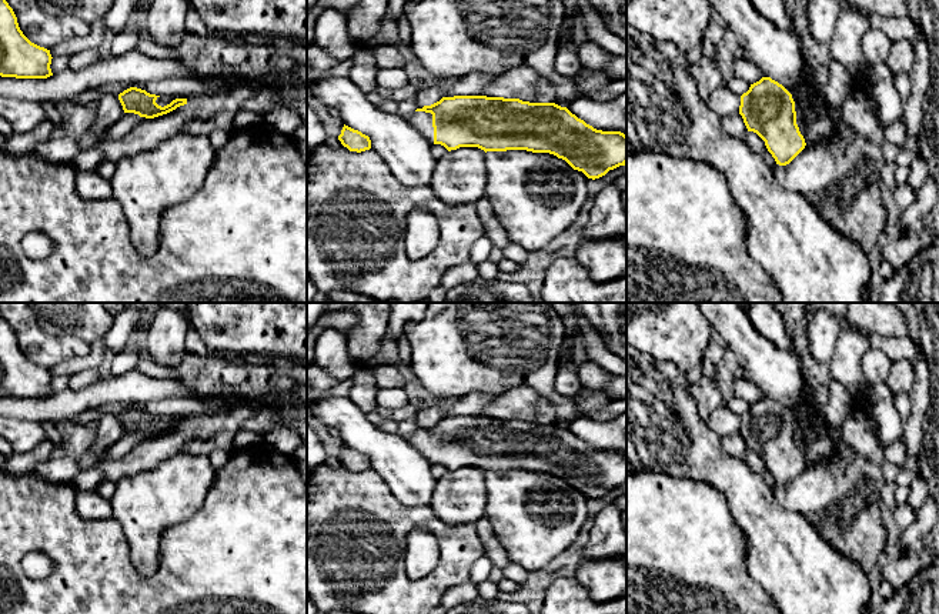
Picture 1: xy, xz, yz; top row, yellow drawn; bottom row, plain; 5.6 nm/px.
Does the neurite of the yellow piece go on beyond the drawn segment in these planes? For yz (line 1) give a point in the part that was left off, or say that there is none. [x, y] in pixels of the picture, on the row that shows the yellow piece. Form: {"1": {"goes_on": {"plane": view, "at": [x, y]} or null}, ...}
{"1": {"goes_on": null}}

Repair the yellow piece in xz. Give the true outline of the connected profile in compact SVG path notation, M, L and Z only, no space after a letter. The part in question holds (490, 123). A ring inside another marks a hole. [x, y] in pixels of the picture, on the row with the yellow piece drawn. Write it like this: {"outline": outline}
{"outline": "M454 96L417 109L405 121L448 151L478 147L485 153L549 153L592 180L626 164L624 133L597 130L555 103Z"}

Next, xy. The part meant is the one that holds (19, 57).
{"outline": "M0 0L0 76L47 79L53 76L50 50L31 43L20 30L6 0Z"}

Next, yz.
{"outline": "M762 77L751 84L749 90L741 96L739 114L748 131L756 133L763 141L776 164L789 164L806 146L796 124L795 101L792 94L771 77Z"}

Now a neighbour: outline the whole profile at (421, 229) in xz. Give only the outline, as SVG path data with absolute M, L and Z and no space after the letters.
M415 208L405 221L405 251L411 257L424 257L437 248L440 227L435 217L425 208Z

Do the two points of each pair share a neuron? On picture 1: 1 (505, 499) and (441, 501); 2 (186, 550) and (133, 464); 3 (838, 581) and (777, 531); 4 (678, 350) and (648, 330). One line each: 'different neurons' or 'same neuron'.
1: different neurons
2: different neurons
3: same neuron
4: same neuron

